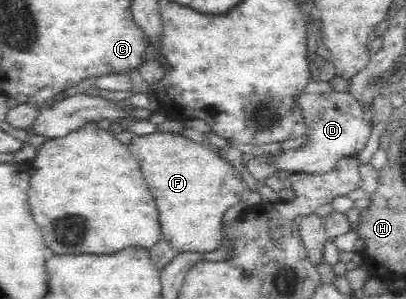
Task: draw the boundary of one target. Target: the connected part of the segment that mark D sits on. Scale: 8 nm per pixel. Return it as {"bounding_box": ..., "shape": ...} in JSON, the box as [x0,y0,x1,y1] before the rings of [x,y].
{"bounding_box":[271,92,373,174],"shape":[[[335,92],[330,94],[305,93],[299,99],[306,126],[309,130],[308,142],[299,149],[285,153],[282,157],[273,156],[271,165],[275,172],[306,174],[326,174],[334,166],[337,158],[356,157],[368,144],[372,130],[373,111],[364,113],[357,99],[350,94]]]}

